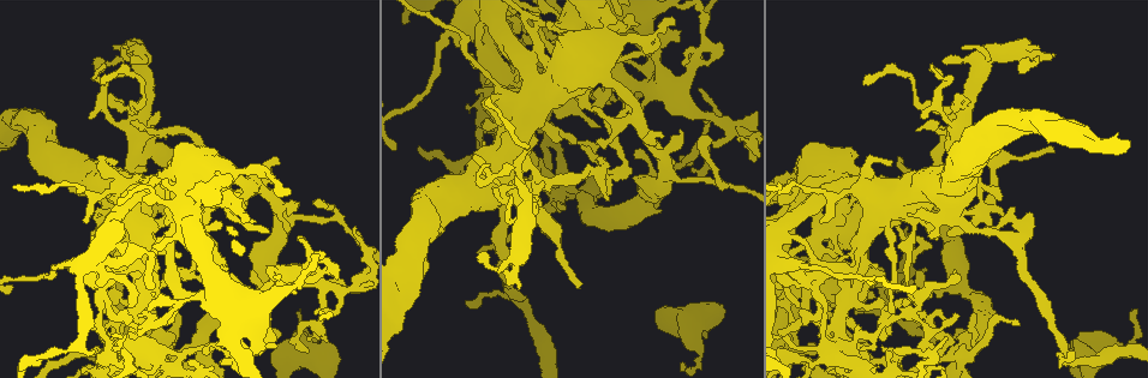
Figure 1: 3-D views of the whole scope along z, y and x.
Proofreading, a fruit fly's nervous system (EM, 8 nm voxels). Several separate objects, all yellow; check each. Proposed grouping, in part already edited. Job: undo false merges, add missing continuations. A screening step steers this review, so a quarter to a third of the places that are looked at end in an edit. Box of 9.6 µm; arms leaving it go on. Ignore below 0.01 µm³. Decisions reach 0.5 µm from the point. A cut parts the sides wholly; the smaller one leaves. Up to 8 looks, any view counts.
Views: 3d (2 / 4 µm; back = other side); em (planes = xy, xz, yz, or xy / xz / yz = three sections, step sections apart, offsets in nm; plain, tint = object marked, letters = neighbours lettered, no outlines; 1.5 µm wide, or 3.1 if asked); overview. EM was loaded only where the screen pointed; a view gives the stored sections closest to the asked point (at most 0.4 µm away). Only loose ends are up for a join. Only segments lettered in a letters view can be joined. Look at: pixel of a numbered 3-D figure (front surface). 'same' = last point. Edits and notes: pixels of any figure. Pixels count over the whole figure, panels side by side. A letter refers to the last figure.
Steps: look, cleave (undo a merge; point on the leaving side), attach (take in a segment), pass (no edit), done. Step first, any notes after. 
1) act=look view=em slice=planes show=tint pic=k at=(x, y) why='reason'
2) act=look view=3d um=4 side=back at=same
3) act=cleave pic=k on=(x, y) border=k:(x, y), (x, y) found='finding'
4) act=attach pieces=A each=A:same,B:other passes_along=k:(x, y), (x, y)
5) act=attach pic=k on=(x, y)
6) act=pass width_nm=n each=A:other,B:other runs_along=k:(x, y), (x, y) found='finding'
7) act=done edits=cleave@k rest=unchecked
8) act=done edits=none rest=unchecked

act=look view=3d um=4 pic=1 at=(1021, 71) why='branch stops here'

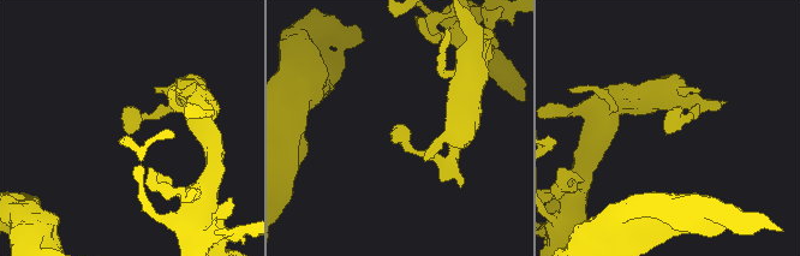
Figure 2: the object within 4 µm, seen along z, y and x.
act=look view=em slice=planes show=letters pic=2 at=(669, 132) why='shape alone is not enough'

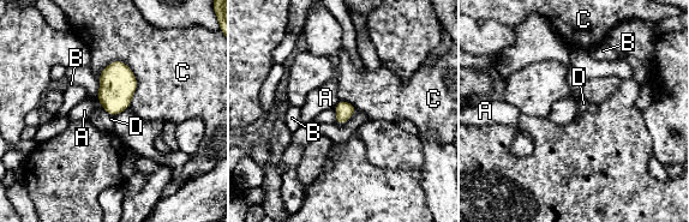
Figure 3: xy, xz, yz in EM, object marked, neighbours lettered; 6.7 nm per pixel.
act=pass each=A:other,B:other,C:other,D:other border=3:(334, 108), (335, 122) found='no lettered segment goes on from it'

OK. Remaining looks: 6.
act=look view=em slice=planes show=tint pic=1 at=(512, 104)

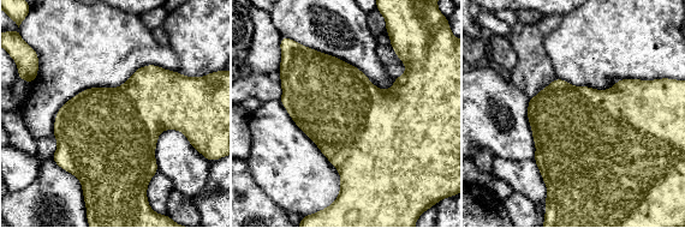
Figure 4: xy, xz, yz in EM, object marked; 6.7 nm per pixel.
act=look view=em slice=planes show=letters at=same

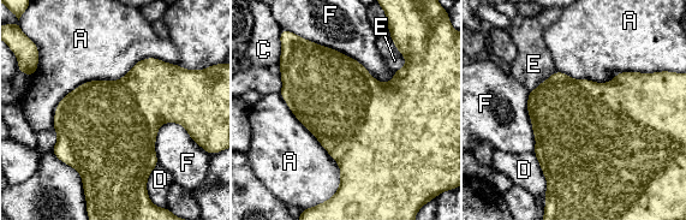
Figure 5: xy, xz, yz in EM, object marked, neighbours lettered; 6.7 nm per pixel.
act=pass width_nm=550 each=A:other,C:other,D:other,E:other,F:other found='one neuron here'

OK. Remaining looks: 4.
act=look view=em slice=xy step=4 show=tint pic=1 at=(666, 85) why='a narrow waist'

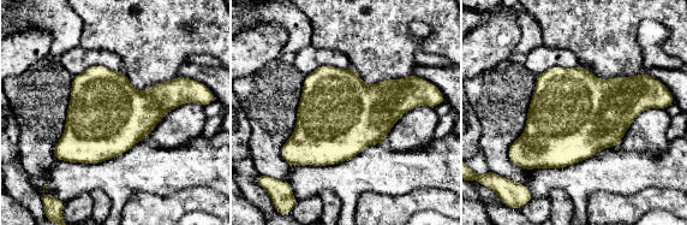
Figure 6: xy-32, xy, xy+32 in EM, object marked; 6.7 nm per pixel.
act=look view=em slice=planes show=letters at=same

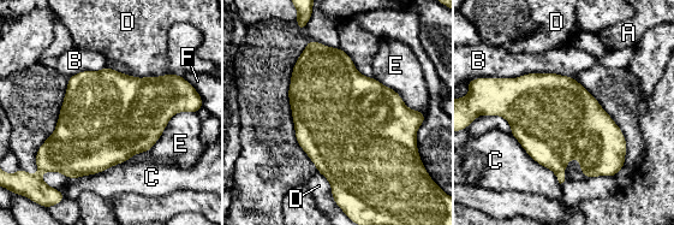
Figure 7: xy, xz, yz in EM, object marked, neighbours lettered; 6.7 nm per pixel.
act=pass each=A:other,B:other,C:other,D:other,E:other,F:other found='one neuron here'

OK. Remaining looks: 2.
act=look view=3d um=4 pic=1 at=(810, 276) why='abrupt turn'

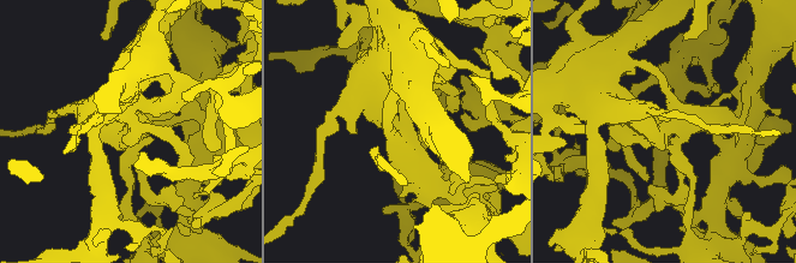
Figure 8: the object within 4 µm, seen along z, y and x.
act=look view=em slice=planes show=letters pic=8 at=(670, 128)

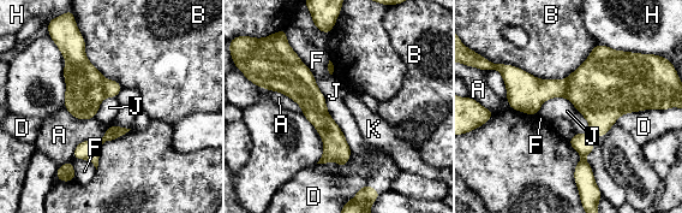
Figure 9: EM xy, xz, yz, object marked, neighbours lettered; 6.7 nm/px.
act=pass each=A:other,B:other,D:other,F:other,H:other,J:other,K:other runs_along=9:(274, 46), (341, 164) found='all the same neuron'

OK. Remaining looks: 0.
act=done edits=none rest=unchecked

